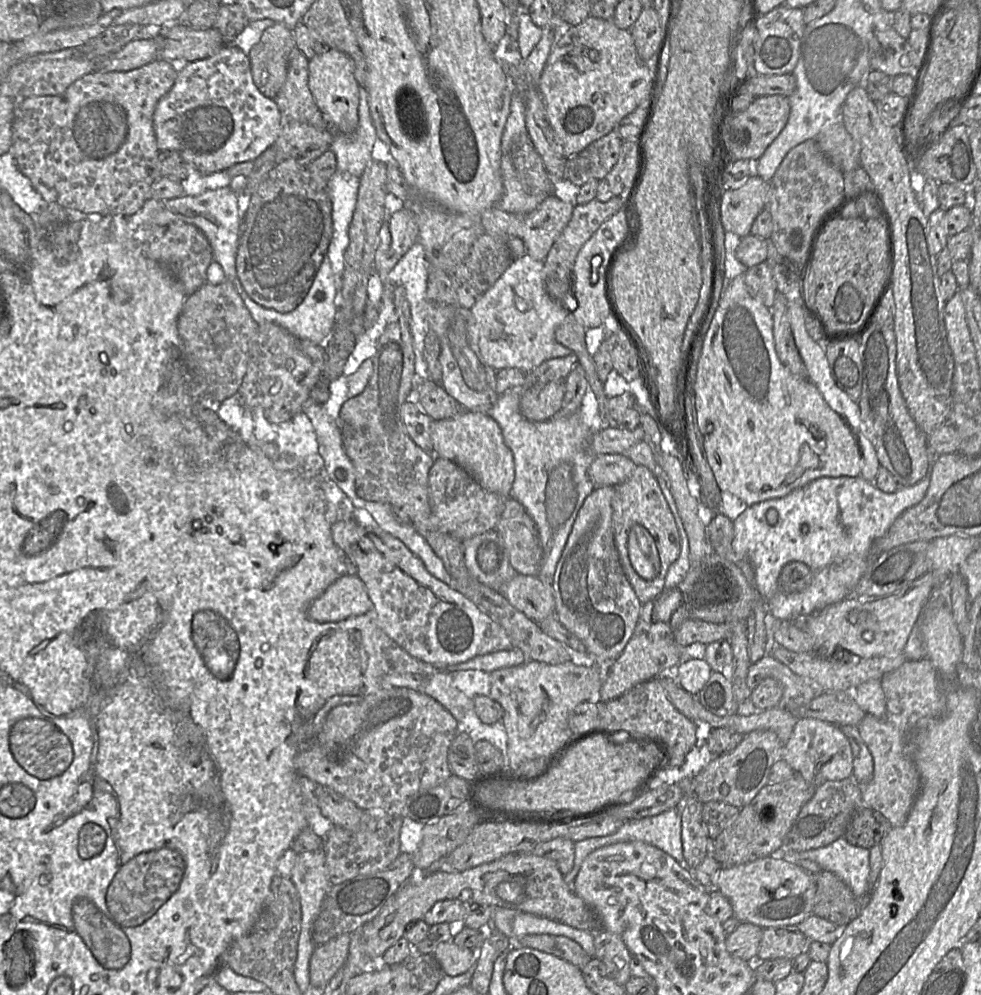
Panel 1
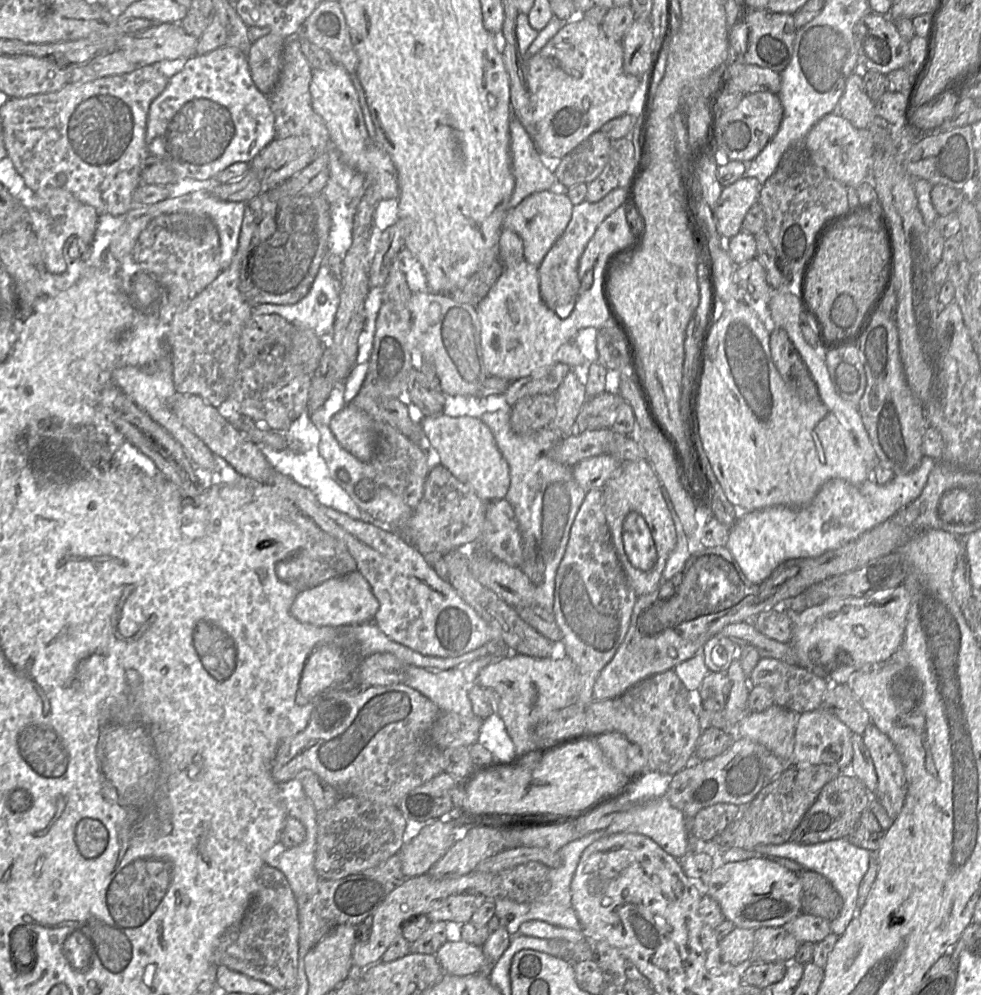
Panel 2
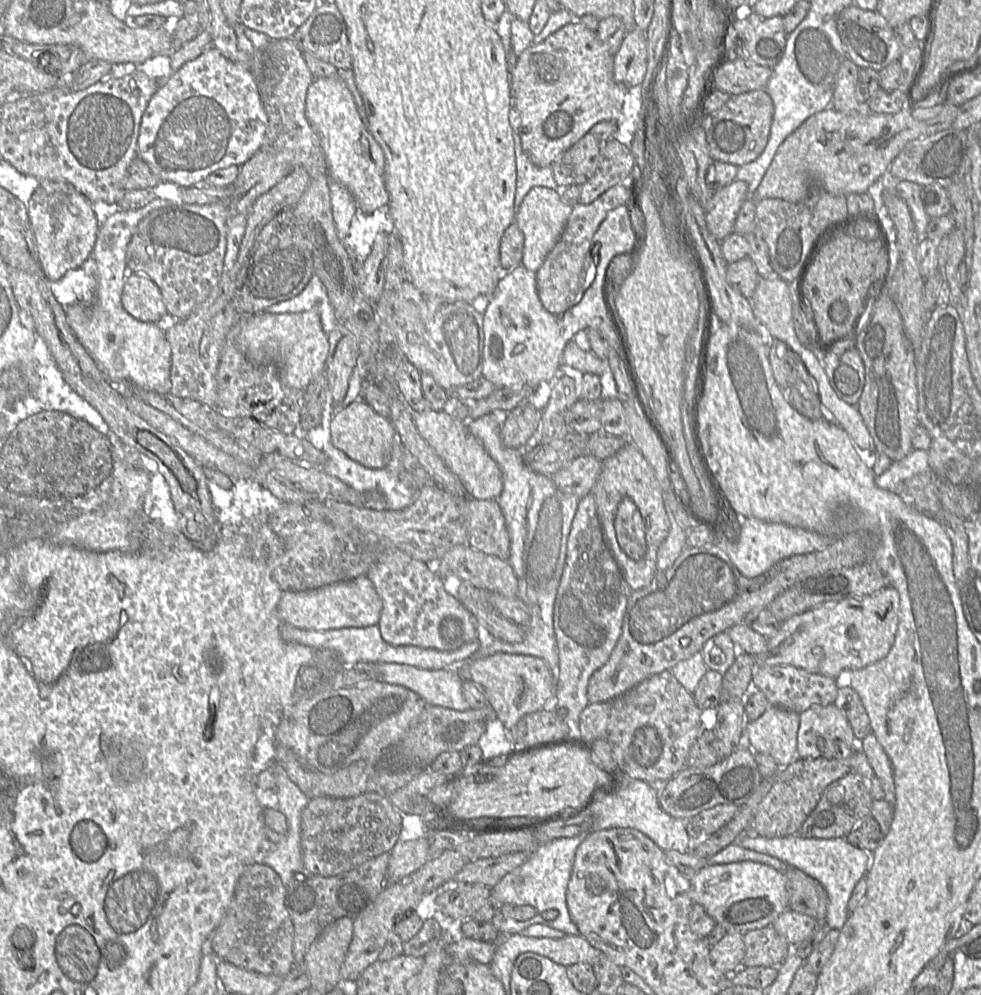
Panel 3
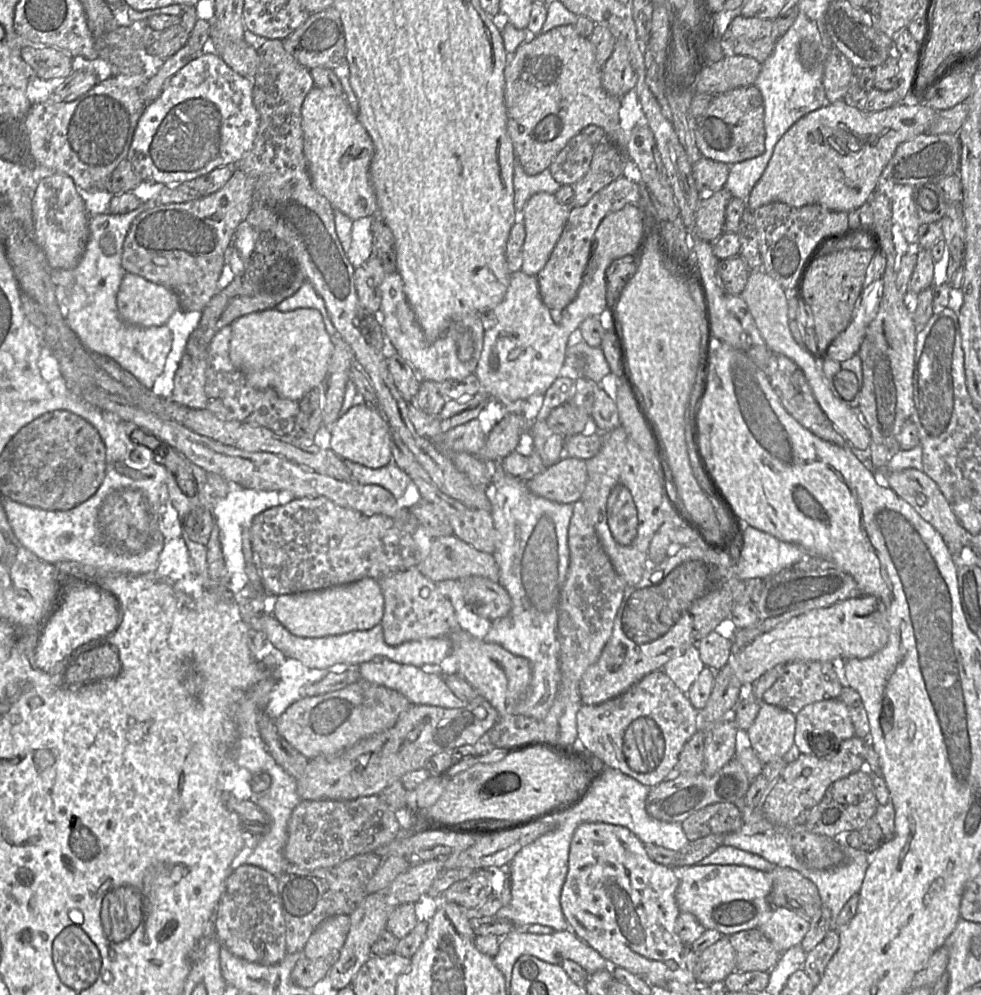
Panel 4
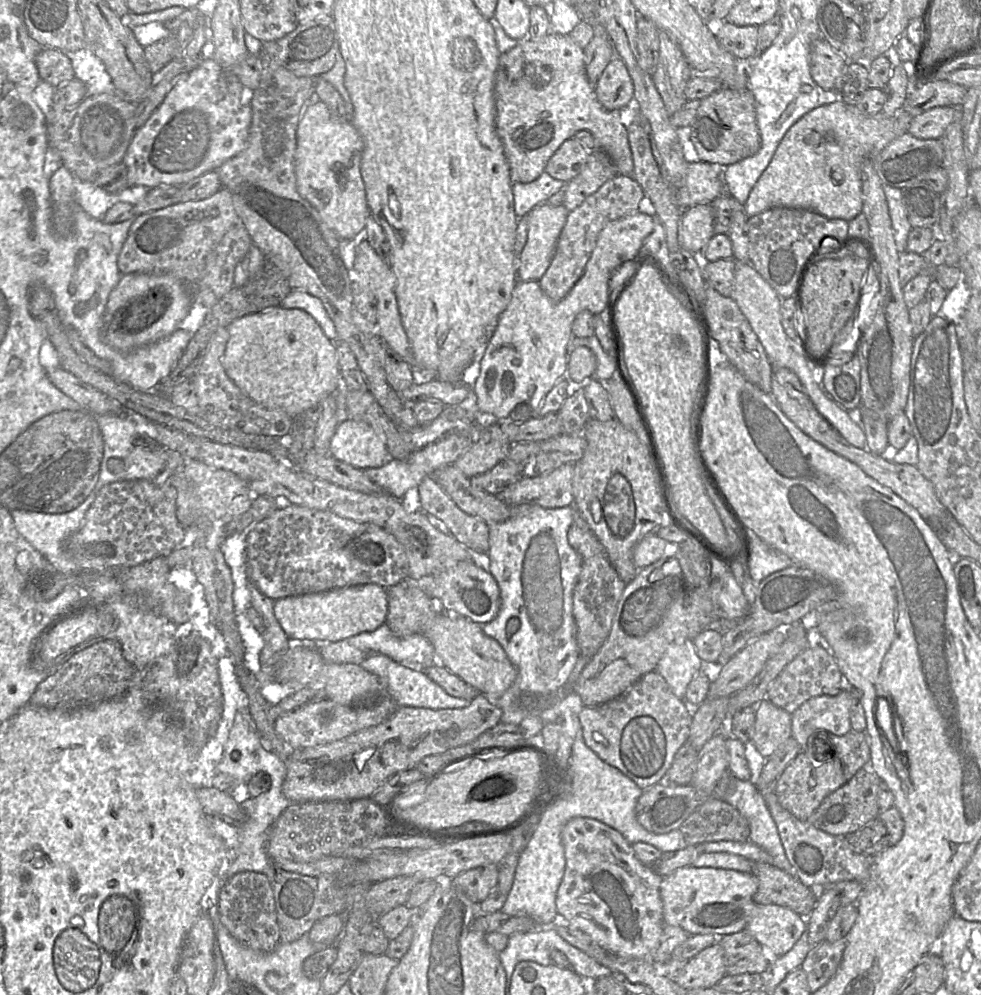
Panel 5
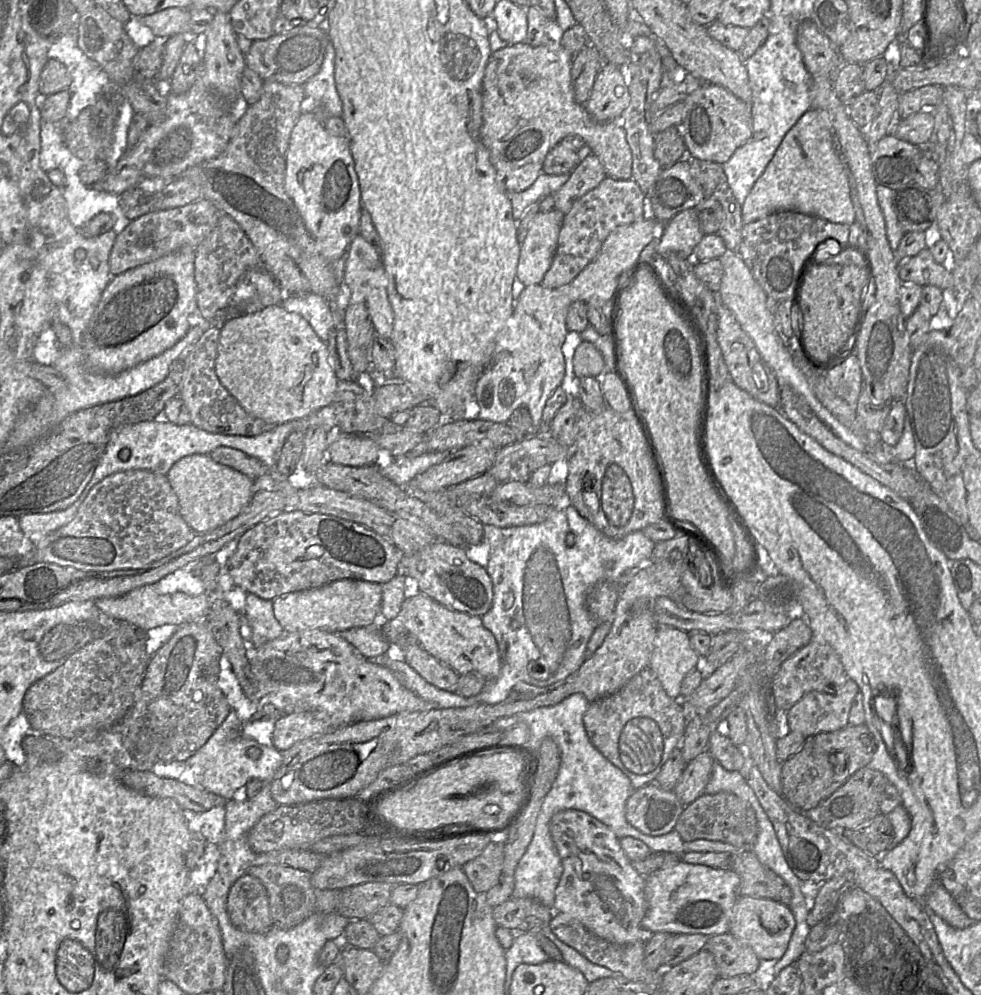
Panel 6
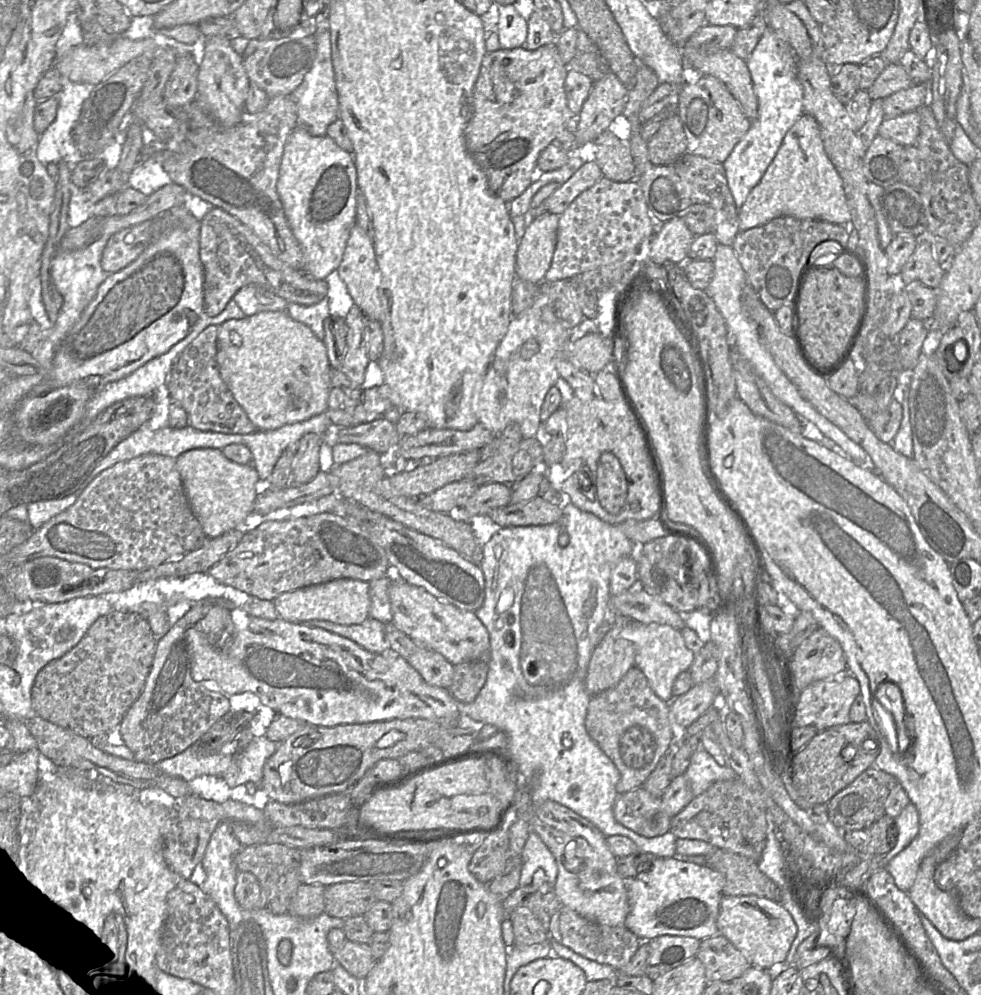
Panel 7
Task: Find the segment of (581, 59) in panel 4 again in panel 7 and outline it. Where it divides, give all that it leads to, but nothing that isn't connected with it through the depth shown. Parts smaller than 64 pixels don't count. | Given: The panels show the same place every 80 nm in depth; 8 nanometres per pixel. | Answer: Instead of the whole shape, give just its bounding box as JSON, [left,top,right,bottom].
[464,42,634,202]

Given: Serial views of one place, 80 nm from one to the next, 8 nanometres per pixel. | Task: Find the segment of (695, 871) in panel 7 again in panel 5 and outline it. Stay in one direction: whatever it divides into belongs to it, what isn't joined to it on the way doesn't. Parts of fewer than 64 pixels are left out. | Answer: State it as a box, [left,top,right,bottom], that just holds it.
[660,866,757,937]

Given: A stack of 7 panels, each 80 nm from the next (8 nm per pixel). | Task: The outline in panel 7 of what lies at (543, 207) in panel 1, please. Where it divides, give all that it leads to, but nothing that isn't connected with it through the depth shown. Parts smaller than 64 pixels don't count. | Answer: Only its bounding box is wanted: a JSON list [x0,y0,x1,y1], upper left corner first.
[516,215,560,283]

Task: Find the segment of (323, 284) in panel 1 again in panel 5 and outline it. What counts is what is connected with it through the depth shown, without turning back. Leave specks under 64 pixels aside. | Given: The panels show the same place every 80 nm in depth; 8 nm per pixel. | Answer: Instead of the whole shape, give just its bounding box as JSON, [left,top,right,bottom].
[280,290,337,341]

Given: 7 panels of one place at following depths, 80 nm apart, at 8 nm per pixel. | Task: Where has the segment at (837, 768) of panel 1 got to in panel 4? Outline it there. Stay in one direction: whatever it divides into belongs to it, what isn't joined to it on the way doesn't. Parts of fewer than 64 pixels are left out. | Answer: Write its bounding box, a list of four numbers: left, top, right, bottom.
[795,698,854,756]

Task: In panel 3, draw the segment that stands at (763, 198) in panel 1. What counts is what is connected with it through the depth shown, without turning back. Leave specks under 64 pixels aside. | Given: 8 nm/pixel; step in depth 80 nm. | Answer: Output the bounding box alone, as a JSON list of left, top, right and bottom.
[699,180,750,240]

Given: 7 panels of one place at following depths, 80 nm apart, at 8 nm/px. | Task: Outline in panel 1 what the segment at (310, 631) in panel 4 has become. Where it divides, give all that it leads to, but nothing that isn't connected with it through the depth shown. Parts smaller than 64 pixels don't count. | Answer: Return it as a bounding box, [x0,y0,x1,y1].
[307,574,373,622]

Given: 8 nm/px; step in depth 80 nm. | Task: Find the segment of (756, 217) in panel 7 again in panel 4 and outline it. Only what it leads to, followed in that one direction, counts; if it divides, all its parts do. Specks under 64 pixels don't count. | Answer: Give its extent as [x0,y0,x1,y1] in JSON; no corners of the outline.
[746,100,942,213]

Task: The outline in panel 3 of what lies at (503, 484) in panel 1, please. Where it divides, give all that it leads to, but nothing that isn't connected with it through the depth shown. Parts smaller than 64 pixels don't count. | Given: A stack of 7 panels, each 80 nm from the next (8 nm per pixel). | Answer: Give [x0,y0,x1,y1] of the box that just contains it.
[412,409,503,500]

